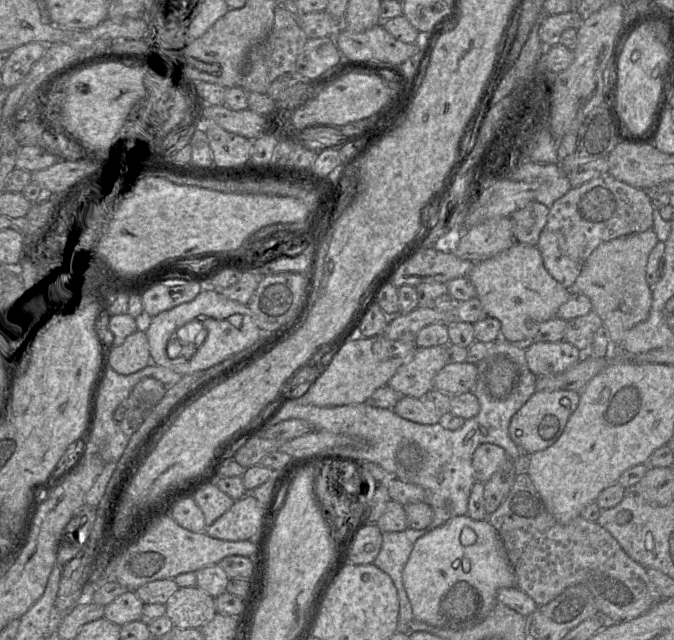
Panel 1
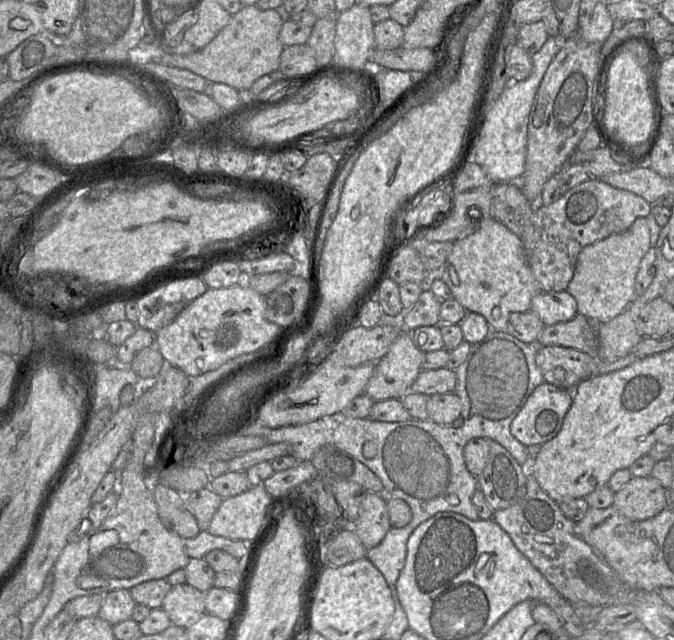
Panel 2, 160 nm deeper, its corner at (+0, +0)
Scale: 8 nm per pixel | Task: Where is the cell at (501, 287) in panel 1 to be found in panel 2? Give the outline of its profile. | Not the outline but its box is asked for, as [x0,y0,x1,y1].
[437,217,546,332]

